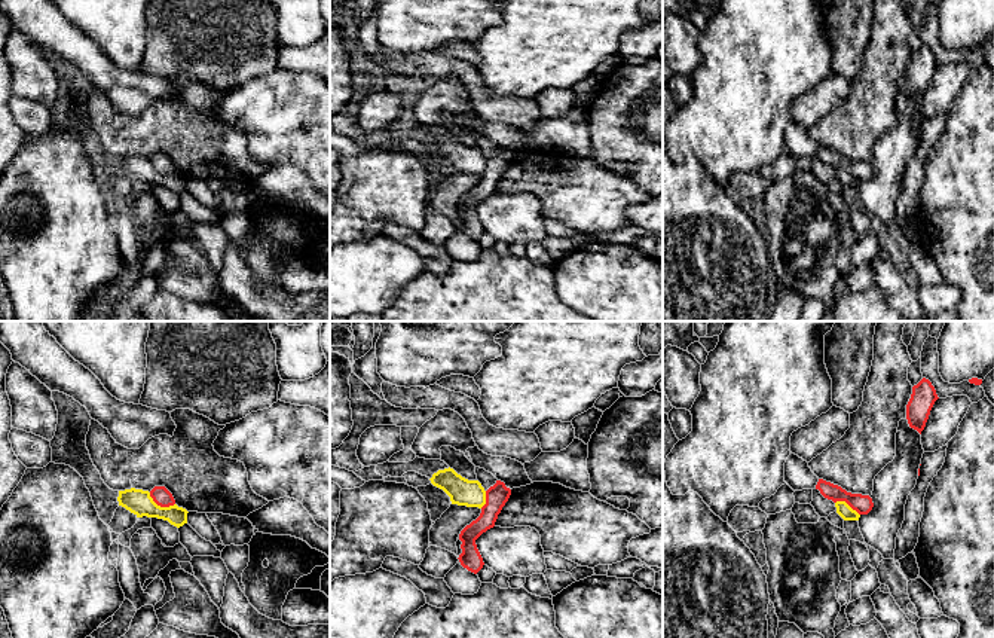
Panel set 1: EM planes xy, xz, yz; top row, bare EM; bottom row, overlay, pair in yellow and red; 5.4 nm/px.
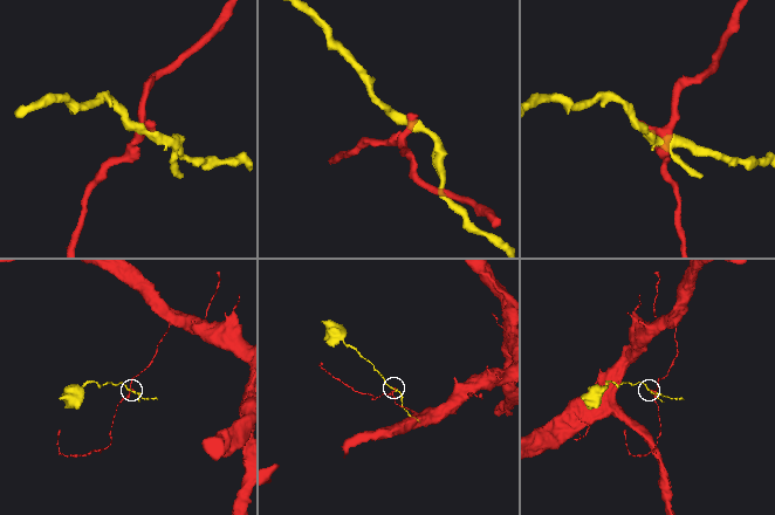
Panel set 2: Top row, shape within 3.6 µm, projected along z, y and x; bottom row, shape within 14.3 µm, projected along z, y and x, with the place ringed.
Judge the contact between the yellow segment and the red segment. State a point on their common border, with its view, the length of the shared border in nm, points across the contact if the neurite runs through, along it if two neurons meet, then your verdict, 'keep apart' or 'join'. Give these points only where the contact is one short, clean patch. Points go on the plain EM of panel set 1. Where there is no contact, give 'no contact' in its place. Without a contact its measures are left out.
contact xy (159, 173); length 160 nm; border xy (149, 159), (161, 173), (174, 171); keep apart

